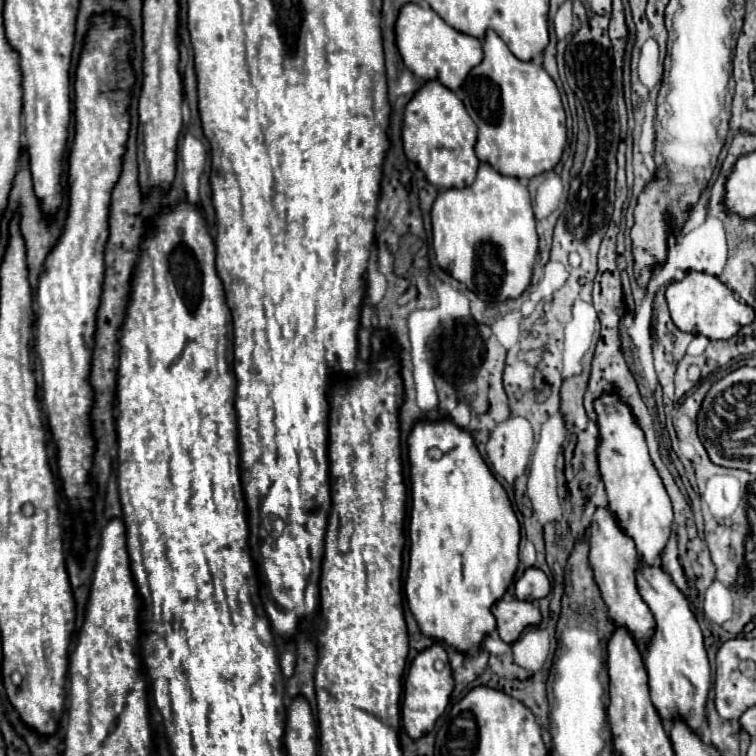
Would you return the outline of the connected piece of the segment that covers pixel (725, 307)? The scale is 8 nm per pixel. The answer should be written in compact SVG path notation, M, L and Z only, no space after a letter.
M687 273L683 281L675 281L667 287L665 297L669 303L671 319L681 331L705 335L709 339L729 339L741 327L751 325L755 321L755 311L751 309L751 305L741 303L727 285L707 273Z

